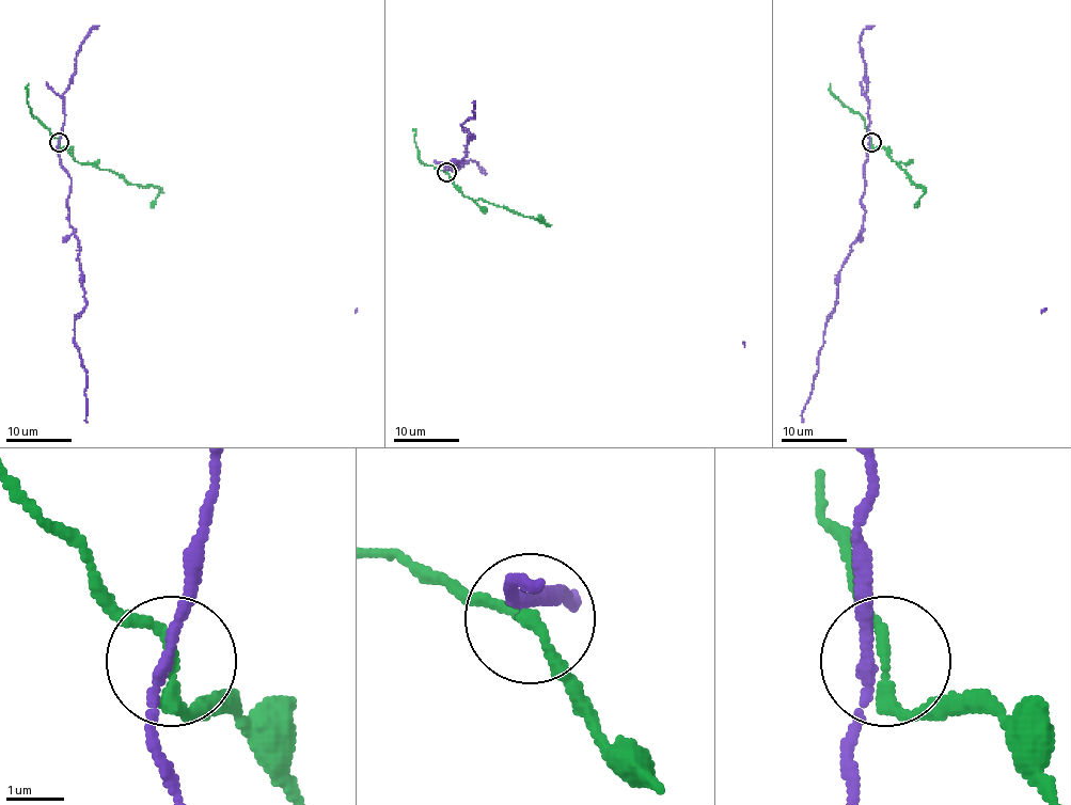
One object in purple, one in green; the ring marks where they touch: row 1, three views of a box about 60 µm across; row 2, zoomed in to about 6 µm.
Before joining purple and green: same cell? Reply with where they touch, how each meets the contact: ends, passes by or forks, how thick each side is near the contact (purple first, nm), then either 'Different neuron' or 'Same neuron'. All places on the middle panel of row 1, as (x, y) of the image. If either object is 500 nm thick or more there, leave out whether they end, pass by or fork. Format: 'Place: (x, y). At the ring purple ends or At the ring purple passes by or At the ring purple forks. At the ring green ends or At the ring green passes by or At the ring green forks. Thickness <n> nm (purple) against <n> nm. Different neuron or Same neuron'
Place: (446, 172). At the ring purple passes by. At the ring green passes by. Thickness 160 nm (purple) against 200 nm. Same neuron

